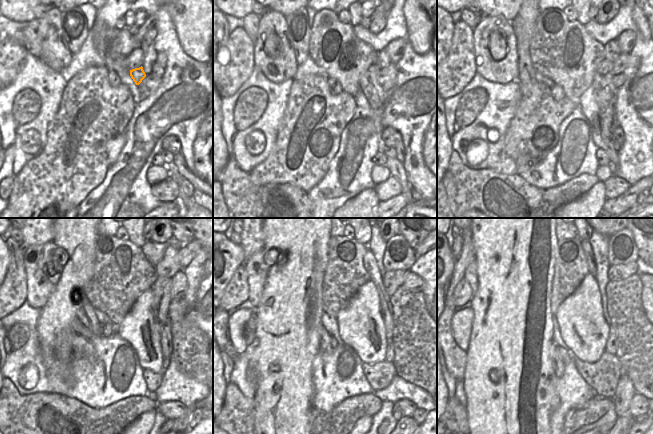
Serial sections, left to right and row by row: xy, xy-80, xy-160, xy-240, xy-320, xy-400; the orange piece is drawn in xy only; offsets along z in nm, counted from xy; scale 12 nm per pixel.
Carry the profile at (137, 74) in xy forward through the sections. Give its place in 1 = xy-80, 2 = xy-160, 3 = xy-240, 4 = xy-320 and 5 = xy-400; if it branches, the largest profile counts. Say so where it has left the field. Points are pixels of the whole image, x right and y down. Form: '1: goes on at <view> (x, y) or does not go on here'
1: goes on at xy-80 (375, 94)
2: goes on at xy-160 (605, 91)
3: goes on at xy-240 (161, 289)
4: goes on at xy-320 (392, 280)
5: goes on at xy-400 (621, 271)

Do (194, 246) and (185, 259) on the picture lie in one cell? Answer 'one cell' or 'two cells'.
one cell

